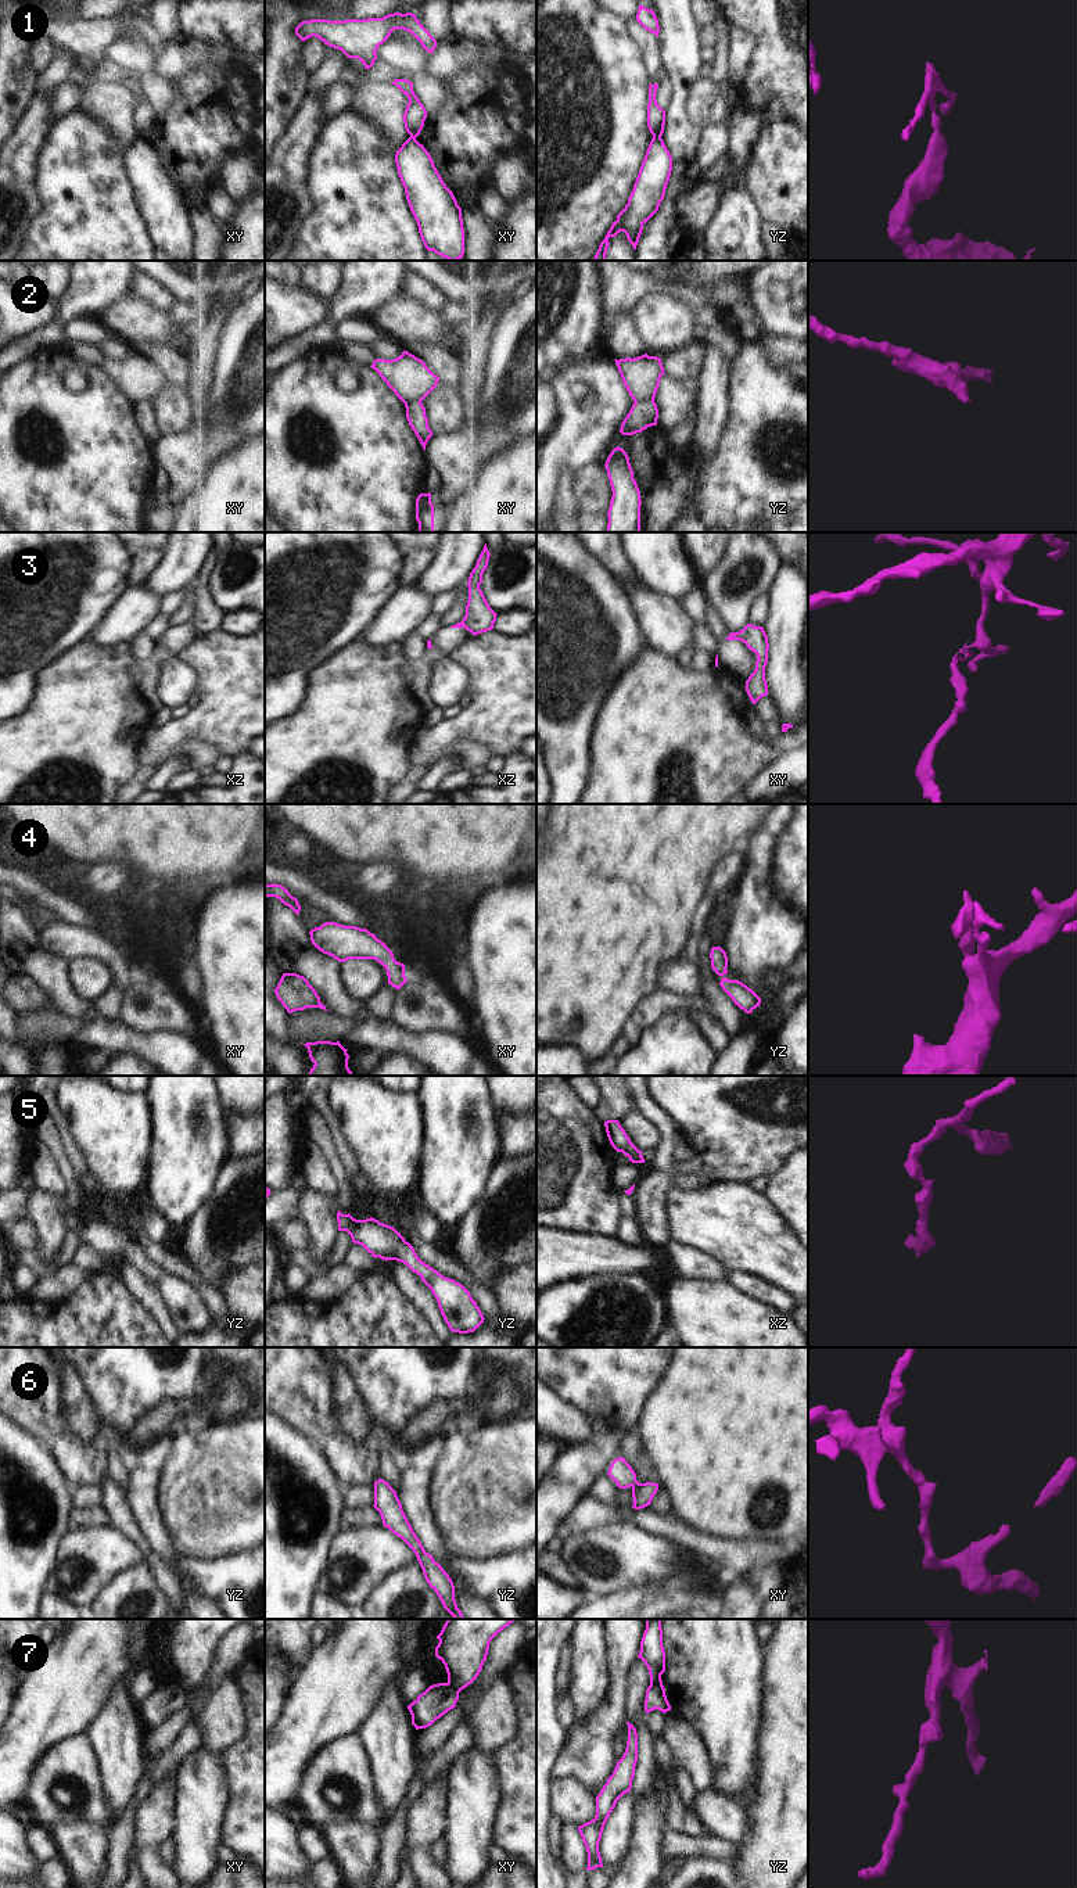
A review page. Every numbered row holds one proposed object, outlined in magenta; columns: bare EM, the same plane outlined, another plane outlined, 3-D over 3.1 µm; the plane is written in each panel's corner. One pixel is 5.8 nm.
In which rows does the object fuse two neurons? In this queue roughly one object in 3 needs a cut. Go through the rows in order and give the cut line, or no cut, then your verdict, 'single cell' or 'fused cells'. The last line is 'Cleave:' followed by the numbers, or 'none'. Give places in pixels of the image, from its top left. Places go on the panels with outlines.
1: cut in yz along (653, 136), (660, 137); fused cells
2: cut in yz along (653, 399), (642, 399), (635, 404); fused cells
3: cut in xy along (732, 634), (736, 638); fused cells
4: no cut; single cell
5: no cut; single cell
6: no cut; single cell
7: cut in yz along (650, 1683), (661, 1686); fused cells
Cleave: 1, 2, 3, 7

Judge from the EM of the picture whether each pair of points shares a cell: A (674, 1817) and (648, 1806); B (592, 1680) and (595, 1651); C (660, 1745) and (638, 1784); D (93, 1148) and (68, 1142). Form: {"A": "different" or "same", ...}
{"A": "different", "B": "same", "C": "different", "D": "different"}

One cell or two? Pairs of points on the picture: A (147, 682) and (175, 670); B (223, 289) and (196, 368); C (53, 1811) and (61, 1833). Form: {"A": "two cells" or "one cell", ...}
{"A": "two cells", "B": "one cell", "C": "two cells"}

